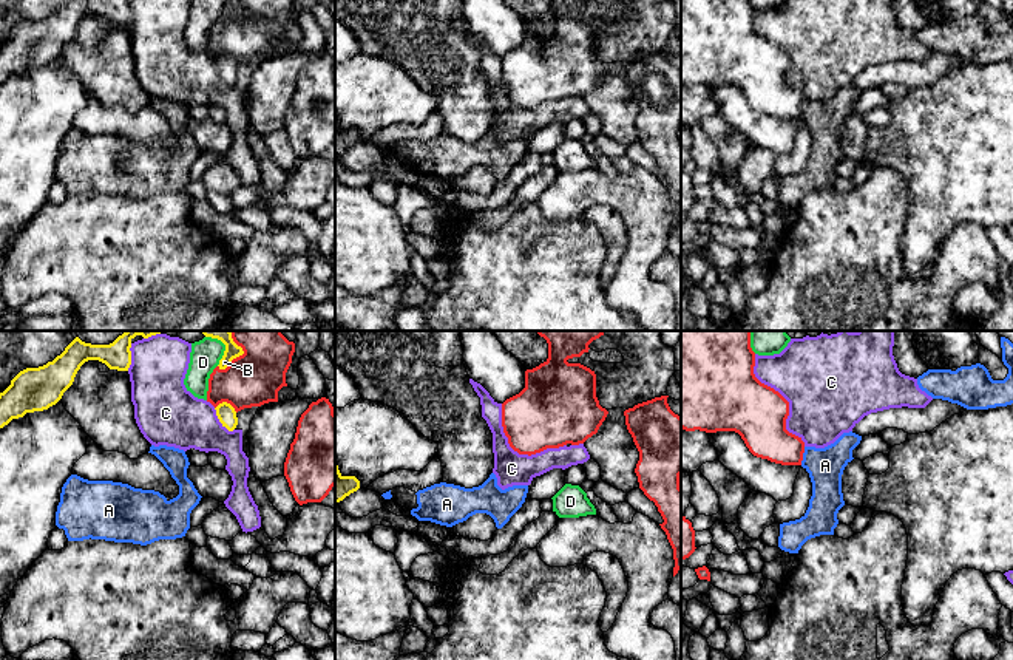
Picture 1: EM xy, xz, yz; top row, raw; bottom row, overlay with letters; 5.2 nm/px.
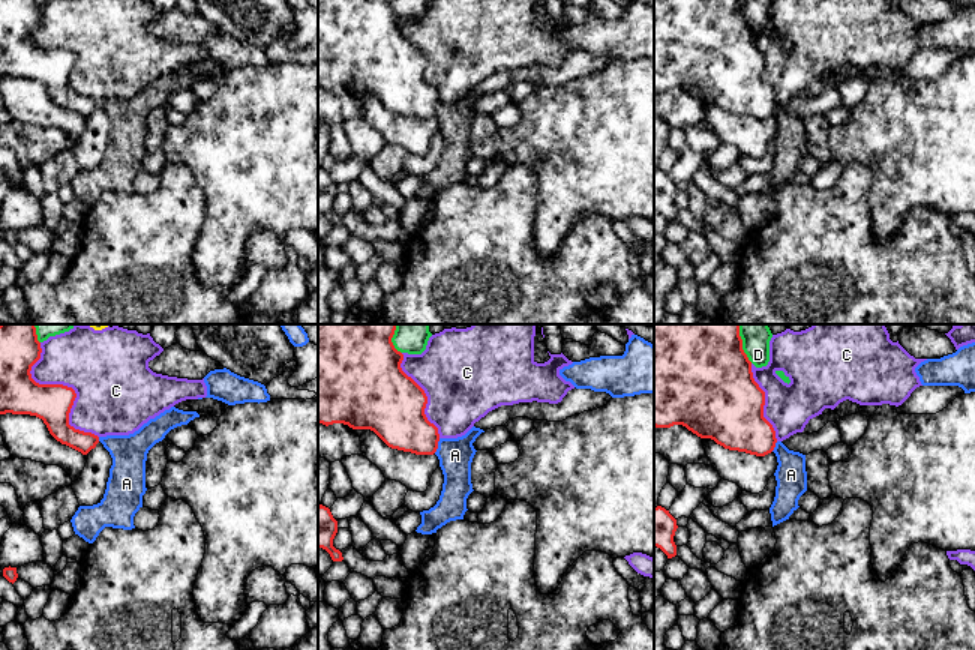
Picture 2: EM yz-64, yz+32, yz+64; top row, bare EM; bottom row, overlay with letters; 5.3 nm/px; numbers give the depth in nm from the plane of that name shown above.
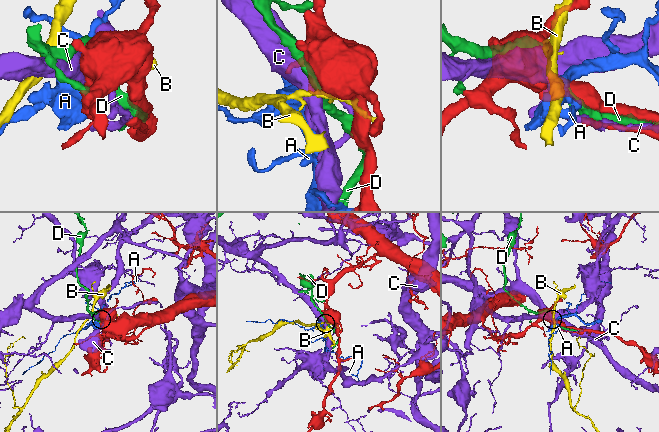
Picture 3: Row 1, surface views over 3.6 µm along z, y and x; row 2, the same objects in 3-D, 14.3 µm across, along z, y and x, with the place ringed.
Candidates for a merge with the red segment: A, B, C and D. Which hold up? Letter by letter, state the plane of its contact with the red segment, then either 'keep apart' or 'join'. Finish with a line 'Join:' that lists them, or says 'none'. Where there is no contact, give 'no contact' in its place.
A: contact in yz; keep apart
B: contact in xy; keep apart
C: contact in yz; keep apart
D: contact in xy; keep apart
Join: none

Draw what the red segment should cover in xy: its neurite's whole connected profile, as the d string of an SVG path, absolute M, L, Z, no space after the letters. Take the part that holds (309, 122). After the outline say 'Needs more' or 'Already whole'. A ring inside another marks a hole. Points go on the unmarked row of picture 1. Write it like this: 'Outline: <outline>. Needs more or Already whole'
Outline: M329 53L312 56L301 68L284 130L300 159L321 156L335 139L335 66Z. Already whole

